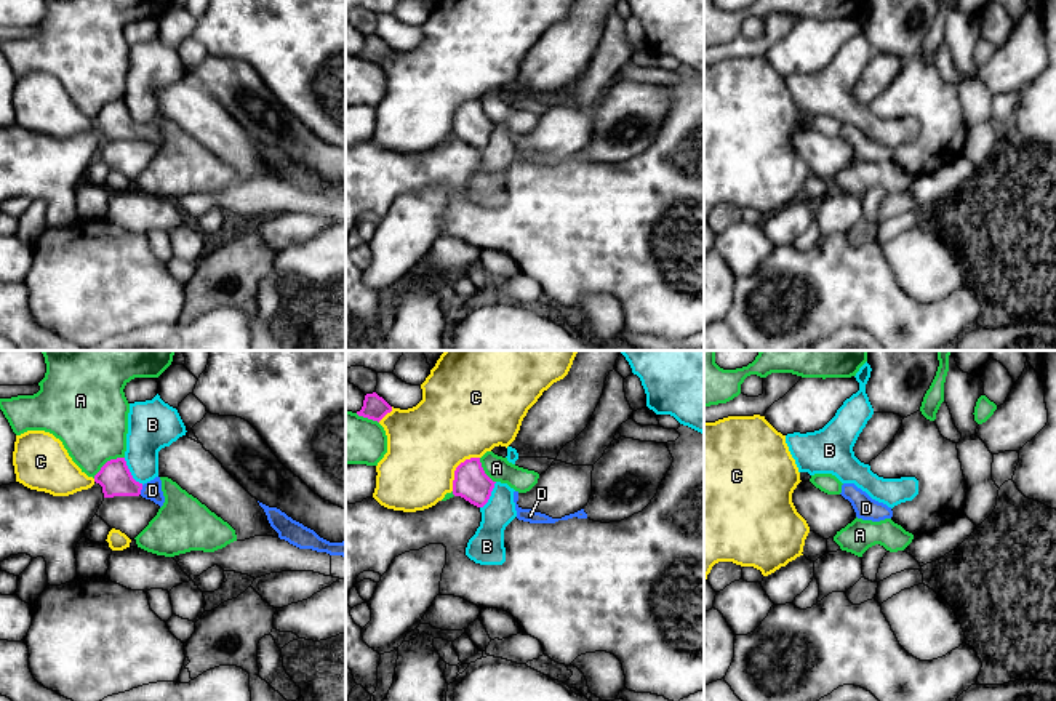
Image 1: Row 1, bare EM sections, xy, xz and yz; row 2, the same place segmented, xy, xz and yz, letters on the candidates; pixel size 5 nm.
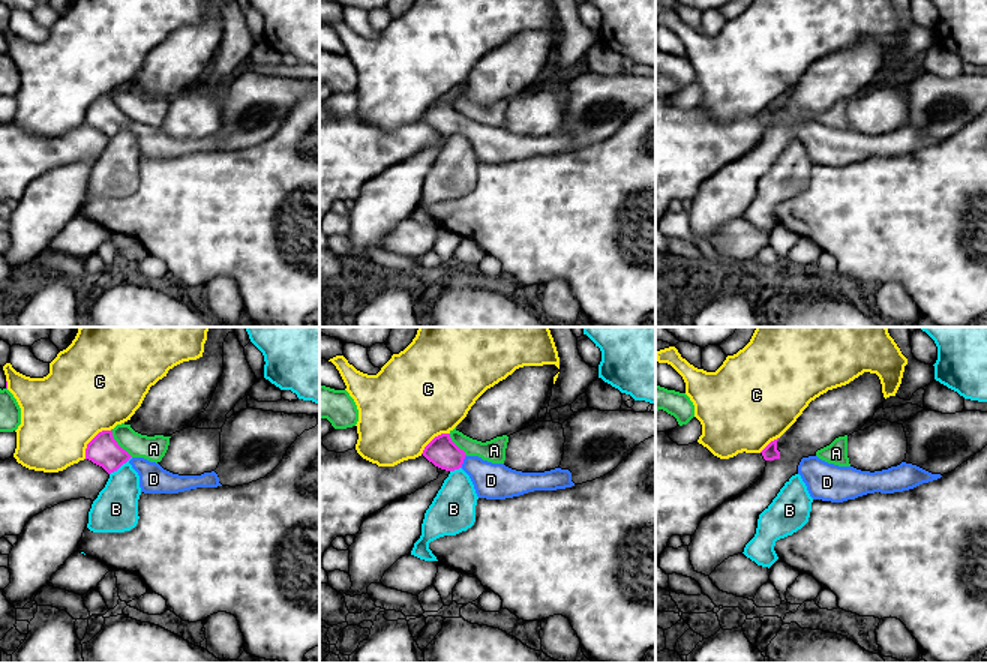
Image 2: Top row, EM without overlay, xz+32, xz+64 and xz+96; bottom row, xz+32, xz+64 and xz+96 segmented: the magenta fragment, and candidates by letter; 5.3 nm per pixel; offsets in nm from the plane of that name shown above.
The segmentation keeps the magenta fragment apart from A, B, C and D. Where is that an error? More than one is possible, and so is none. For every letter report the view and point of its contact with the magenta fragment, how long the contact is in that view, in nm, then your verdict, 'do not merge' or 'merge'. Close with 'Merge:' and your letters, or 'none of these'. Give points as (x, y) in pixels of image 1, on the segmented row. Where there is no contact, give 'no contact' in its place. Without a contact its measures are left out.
A: contact xy (108, 461); length 190 nm; do not merge
B: contact xy (130, 472); length 170 nm; do not merge
C: contact xz (456, 468); length 220 nm; do not merge
D: contact xy (141, 488); length 50 nm; merge
Merge: D

